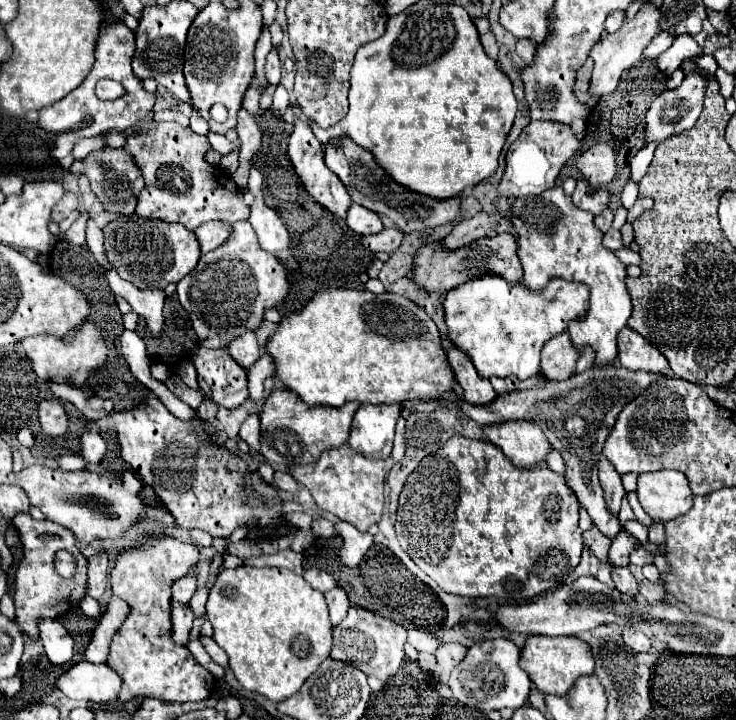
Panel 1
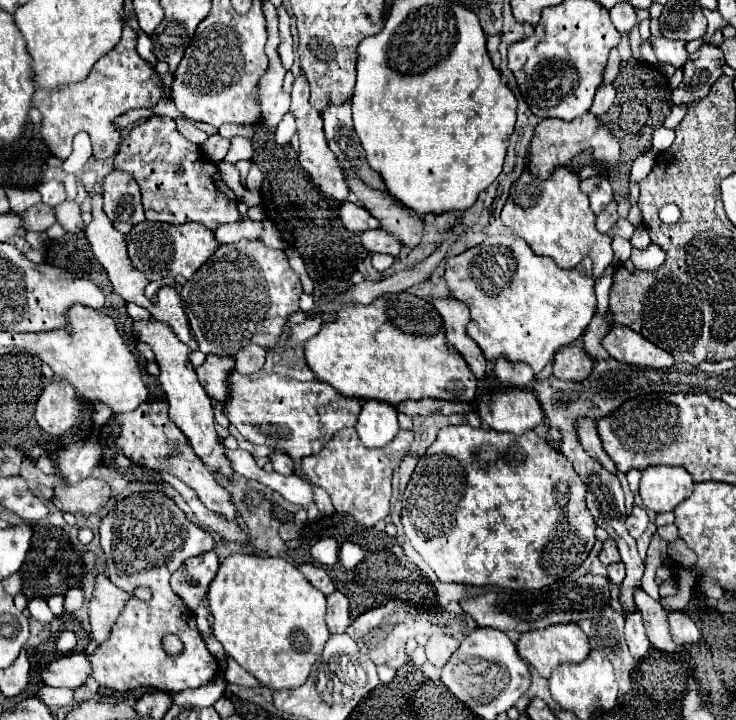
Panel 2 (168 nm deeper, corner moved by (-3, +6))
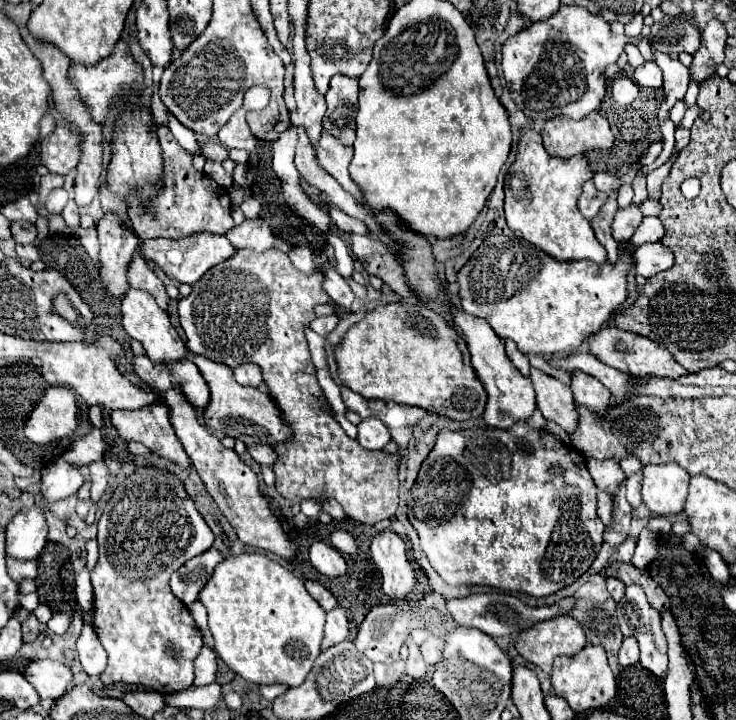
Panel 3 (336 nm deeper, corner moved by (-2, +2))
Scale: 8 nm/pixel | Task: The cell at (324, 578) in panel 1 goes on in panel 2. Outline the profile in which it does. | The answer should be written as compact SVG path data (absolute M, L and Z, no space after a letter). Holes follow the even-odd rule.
M304 563L304 565L300 565L298 569L300 569L300 571L304 573L304 577L306 577L316 589L320 589L324 595L330 595L330 593L334 591L334 583L332 583L332 579L328 577L328 573L326 573L322 567L312 565L312 563Z

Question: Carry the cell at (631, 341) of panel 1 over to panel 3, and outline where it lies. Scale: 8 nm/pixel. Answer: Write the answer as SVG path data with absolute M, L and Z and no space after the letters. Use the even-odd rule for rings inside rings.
M605 327L599 333L589 337L589 353L595 355L599 361L603 361L609 367L615 367L619 371L631 373L635 377L665 377L665 379L679 379L683 375L689 375L689 371L685 367L681 367L673 355L667 349L661 349L661 345L657 345L655 341L637 335L637 333L629 333L617 327Z

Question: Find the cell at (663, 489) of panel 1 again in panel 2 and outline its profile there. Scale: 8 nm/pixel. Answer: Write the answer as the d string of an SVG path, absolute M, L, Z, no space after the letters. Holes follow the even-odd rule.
M654 465L642 471L640 497L646 509L654 513L674 511L694 491L694 481L684 467Z

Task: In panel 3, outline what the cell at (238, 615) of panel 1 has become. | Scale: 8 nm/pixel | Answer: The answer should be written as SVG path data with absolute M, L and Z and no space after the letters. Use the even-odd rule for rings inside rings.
M261 553L233 555L215 567L213 577L199 593L199 601L207 609L215 649L229 669L233 669L245 681L257 685L285 683L289 687L297 687L301 681L305 681L321 653L325 611L319 609L319 603L307 593L301 577L295 577L287 567Z

